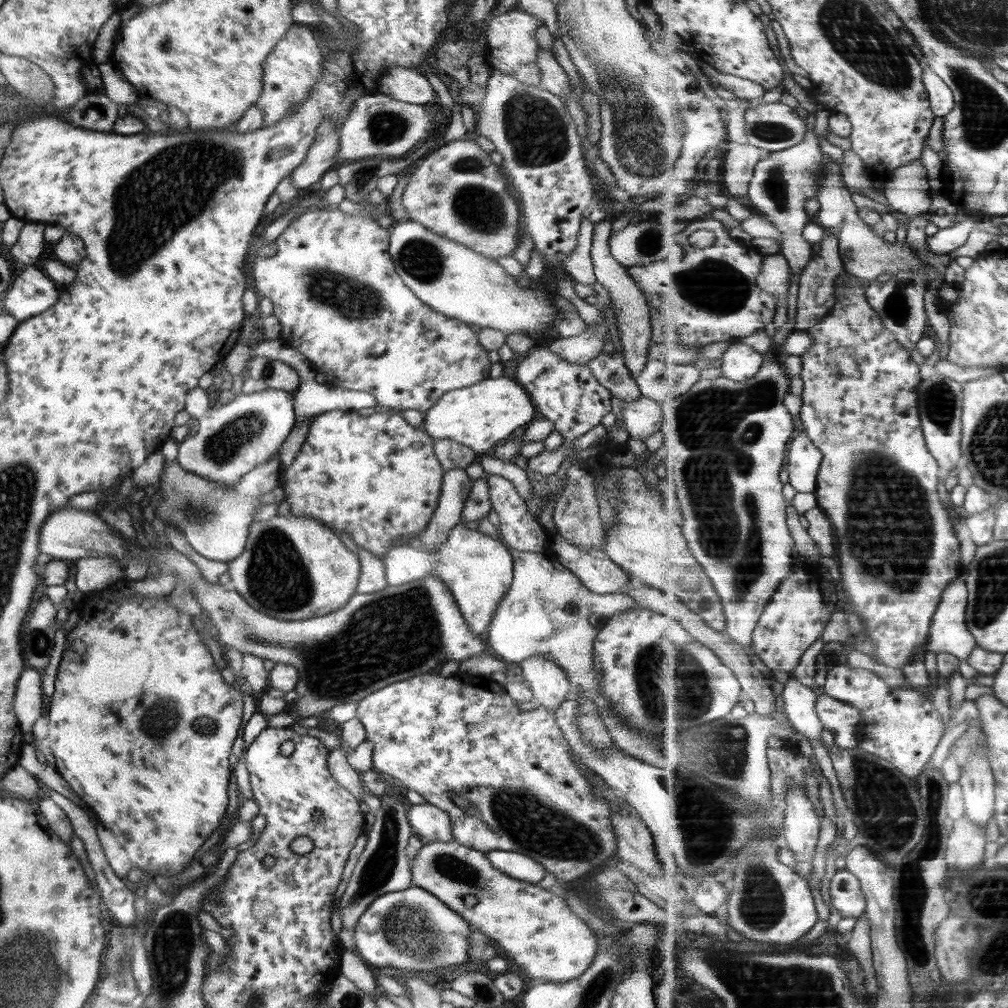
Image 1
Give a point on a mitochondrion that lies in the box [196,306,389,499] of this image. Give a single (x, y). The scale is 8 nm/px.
(221, 447)

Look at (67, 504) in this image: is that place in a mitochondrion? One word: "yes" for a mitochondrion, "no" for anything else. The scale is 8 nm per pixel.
no

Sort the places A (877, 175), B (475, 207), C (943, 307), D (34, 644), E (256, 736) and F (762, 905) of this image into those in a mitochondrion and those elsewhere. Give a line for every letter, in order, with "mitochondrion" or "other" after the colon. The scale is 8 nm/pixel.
A: other
B: mitochondrion
C: other
D: mitochondrion
E: other
F: mitochondrion

